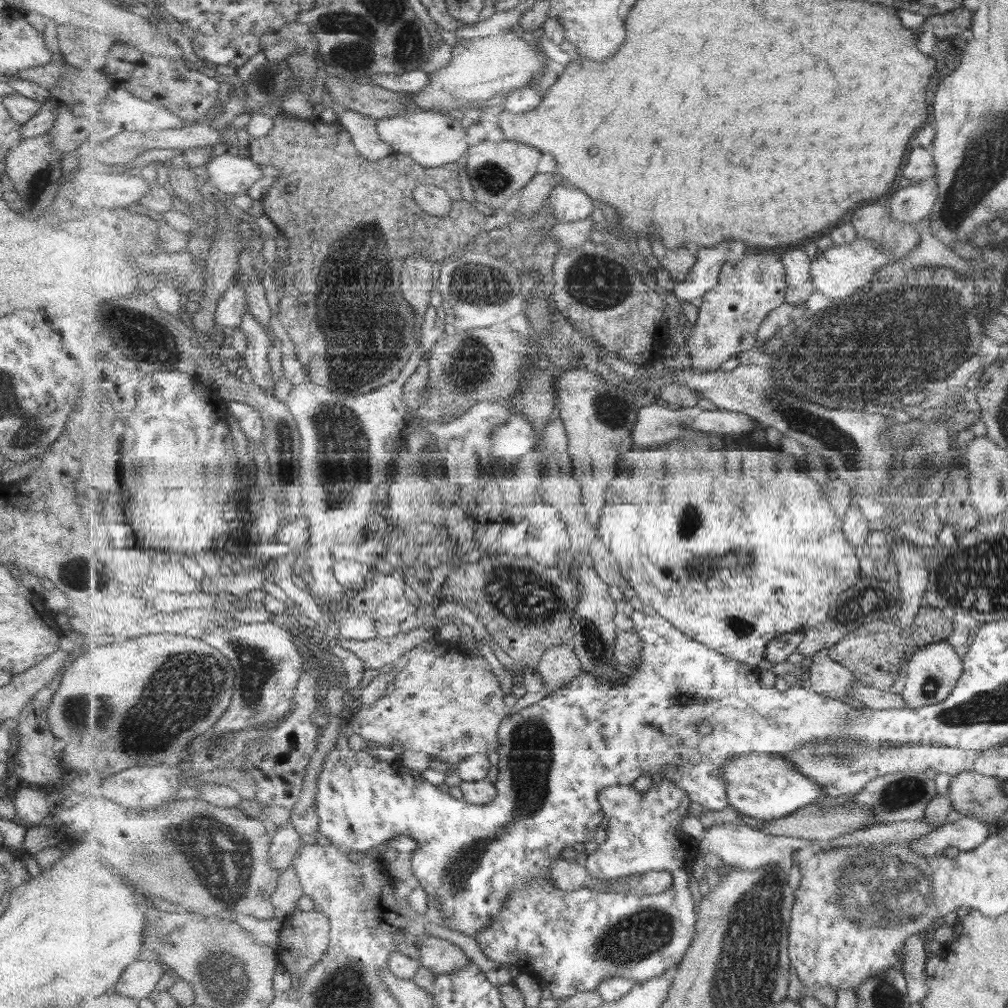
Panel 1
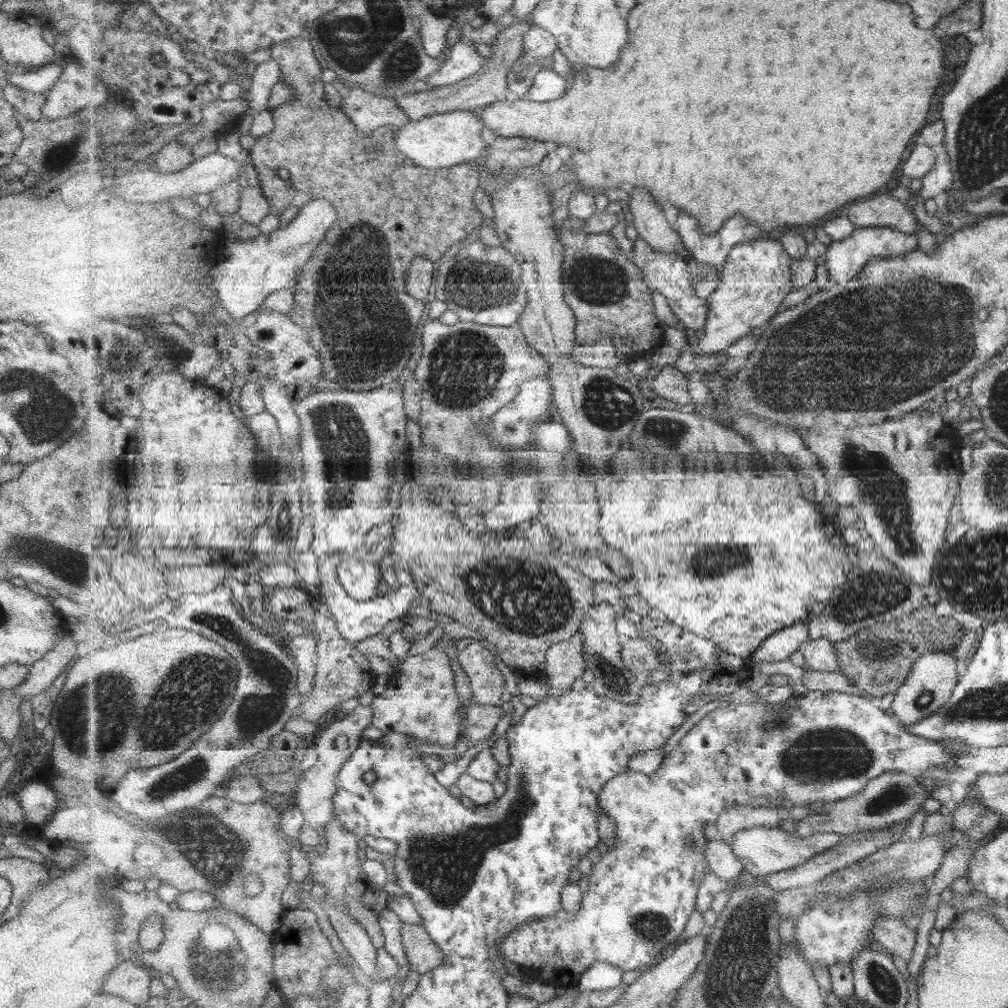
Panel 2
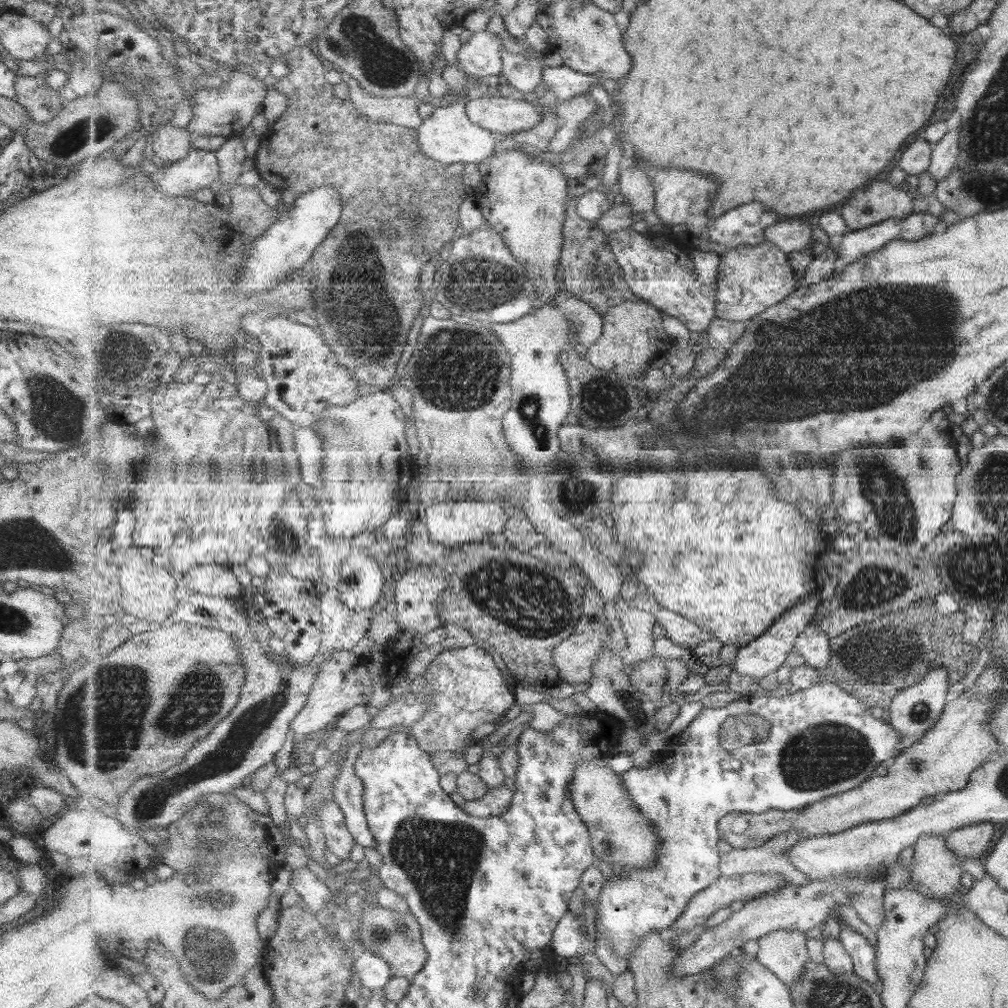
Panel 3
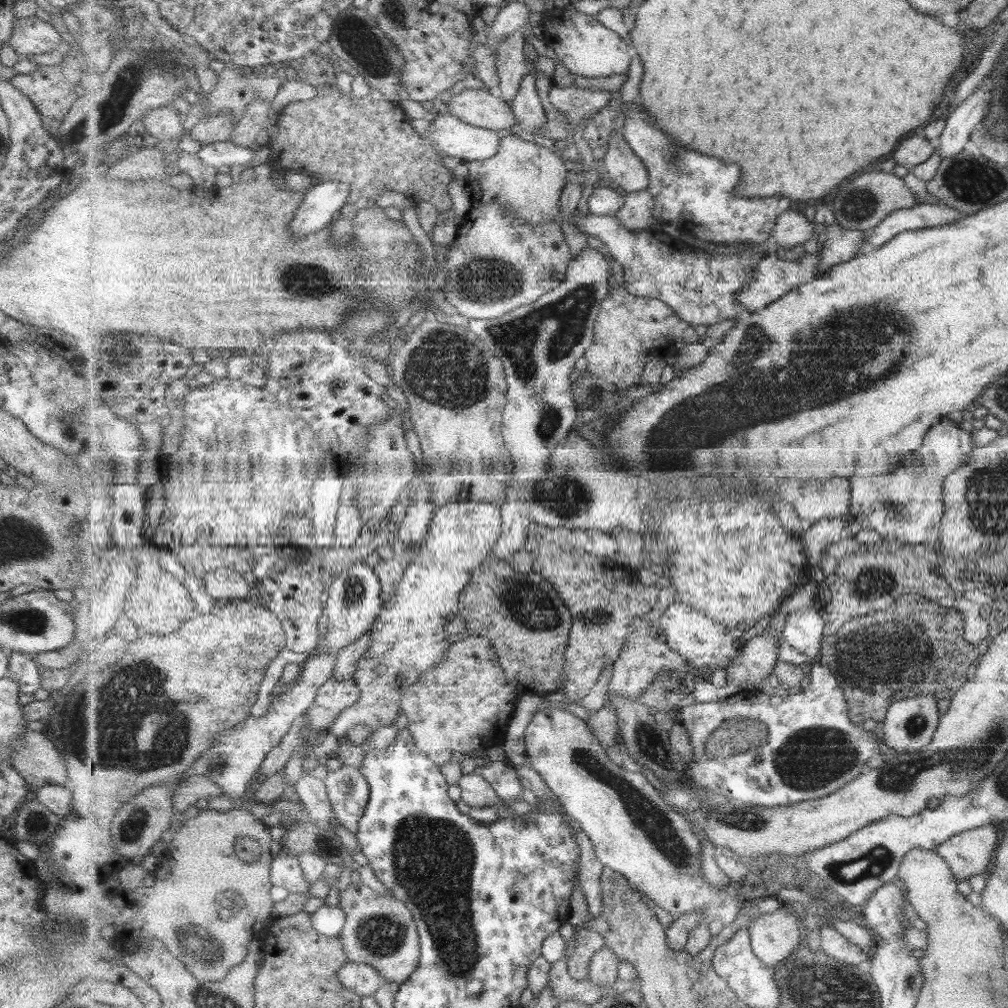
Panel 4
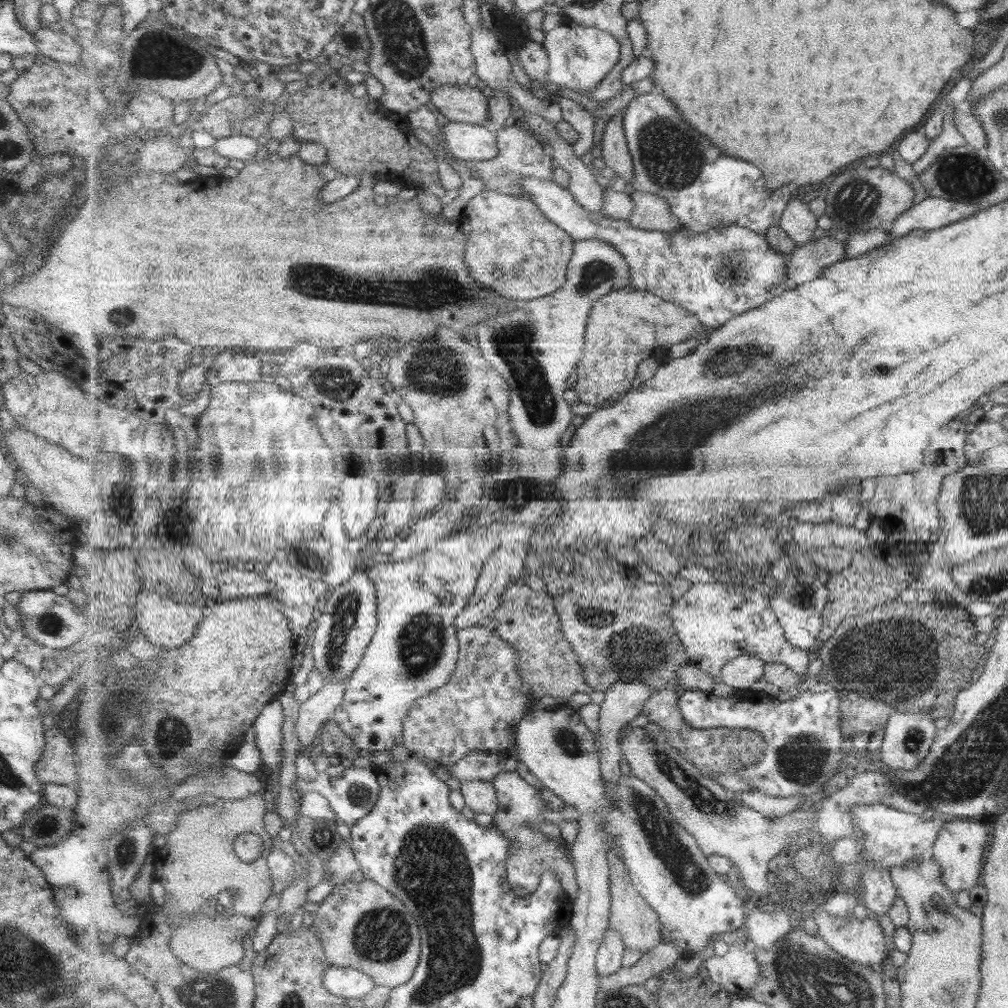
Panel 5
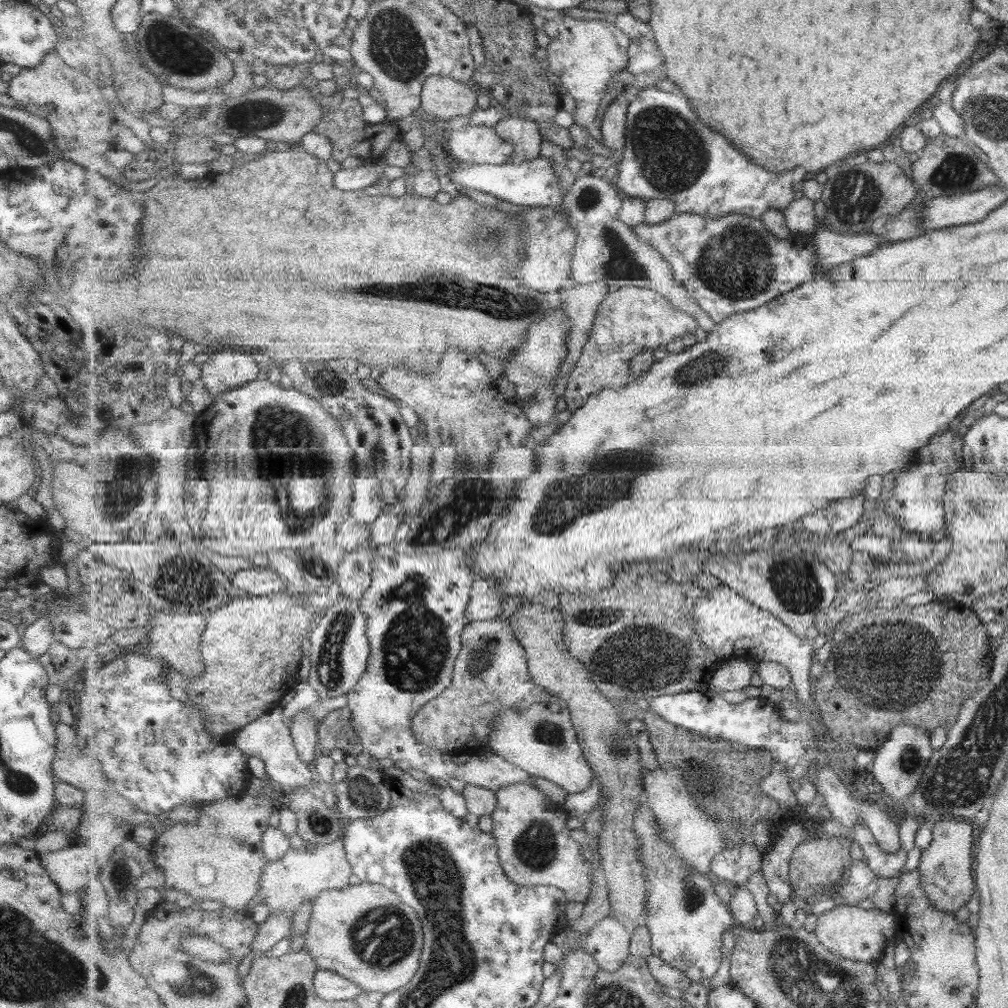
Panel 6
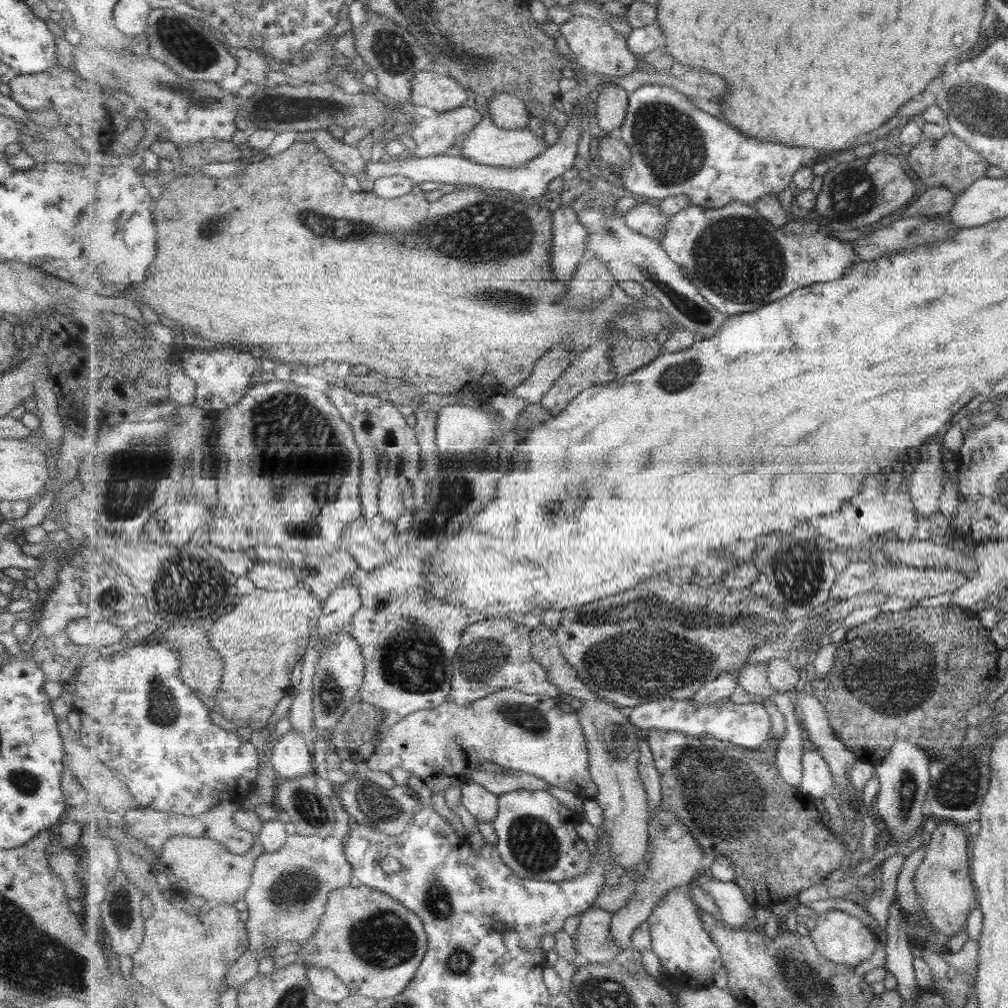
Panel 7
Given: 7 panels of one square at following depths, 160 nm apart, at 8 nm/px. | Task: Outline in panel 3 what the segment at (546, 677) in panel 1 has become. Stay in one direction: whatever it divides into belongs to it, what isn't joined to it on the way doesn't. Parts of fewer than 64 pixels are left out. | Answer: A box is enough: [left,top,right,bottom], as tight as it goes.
[554,582,611,686]

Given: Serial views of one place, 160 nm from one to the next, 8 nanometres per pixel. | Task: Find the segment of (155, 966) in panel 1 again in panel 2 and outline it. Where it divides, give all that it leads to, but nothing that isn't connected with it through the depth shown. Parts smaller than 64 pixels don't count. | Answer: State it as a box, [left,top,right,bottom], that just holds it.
[102,958,156,1007]

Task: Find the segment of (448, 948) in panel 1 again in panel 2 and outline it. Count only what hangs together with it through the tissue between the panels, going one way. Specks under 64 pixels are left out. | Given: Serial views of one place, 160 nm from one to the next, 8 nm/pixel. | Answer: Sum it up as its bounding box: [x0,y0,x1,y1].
[401,923,445,975]

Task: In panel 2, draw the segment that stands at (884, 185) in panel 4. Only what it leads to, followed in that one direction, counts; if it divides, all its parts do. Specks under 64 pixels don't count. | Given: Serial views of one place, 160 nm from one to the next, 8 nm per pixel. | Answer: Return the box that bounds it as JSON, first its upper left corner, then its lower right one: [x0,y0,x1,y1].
[847,193,915,234]

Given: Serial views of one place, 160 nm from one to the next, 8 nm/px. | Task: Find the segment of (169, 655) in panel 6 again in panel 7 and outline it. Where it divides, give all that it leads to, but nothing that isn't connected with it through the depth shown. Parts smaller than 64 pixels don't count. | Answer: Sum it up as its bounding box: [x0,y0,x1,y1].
[159,620,224,700]

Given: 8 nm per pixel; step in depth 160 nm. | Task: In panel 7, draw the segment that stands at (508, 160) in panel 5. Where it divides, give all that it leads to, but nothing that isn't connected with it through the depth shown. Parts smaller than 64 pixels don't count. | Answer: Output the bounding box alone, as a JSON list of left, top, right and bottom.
[487,93,531,129]

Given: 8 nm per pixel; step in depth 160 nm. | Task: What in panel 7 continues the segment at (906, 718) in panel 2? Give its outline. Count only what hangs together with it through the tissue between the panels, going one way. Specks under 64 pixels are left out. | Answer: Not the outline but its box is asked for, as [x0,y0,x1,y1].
[876,740,929,843]

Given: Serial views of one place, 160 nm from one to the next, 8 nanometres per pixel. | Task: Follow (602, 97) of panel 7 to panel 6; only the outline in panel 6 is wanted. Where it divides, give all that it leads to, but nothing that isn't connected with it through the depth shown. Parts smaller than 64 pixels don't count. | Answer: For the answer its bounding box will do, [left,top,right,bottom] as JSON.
[601,95,630,151]

